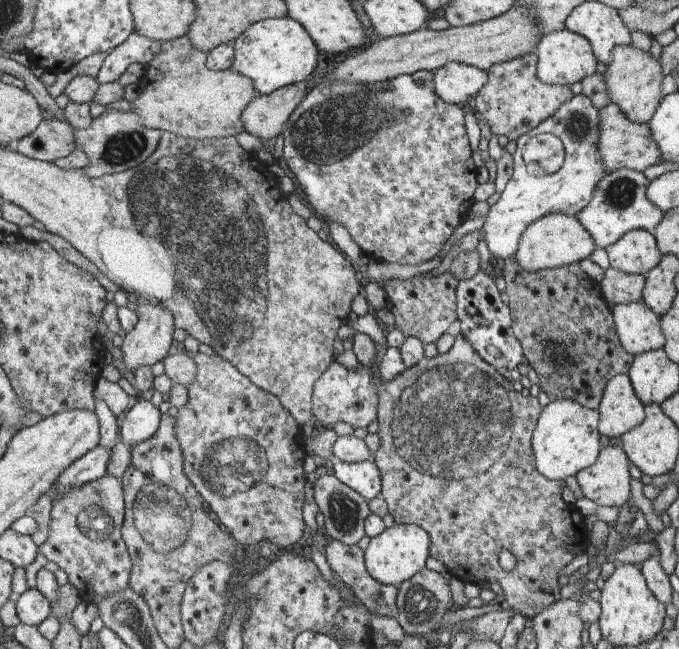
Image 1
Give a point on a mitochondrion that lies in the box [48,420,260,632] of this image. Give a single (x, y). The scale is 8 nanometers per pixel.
(165, 520)

